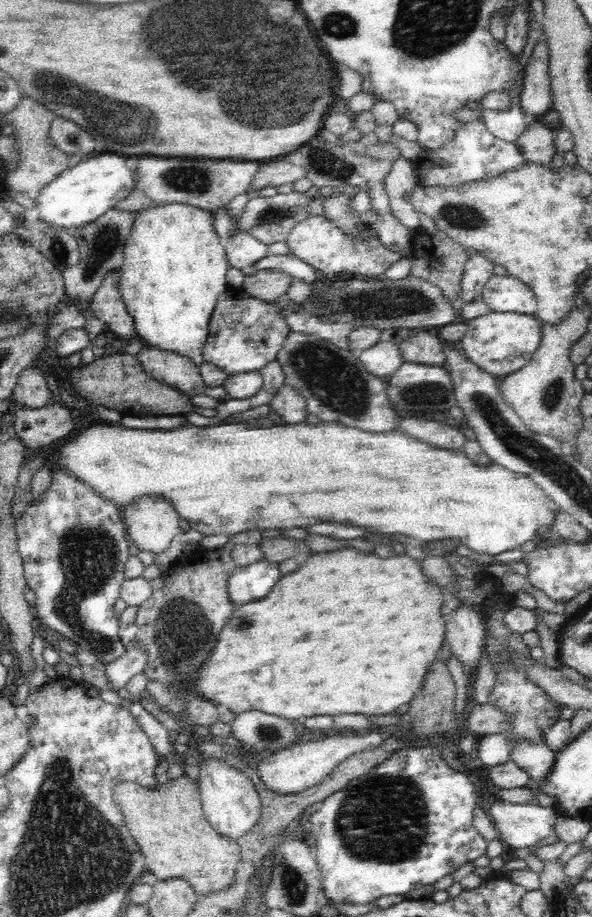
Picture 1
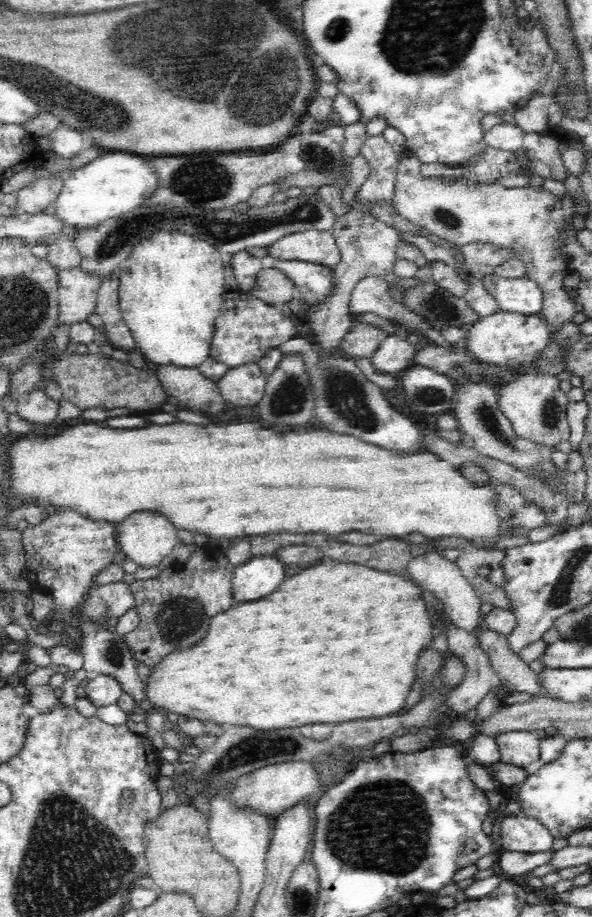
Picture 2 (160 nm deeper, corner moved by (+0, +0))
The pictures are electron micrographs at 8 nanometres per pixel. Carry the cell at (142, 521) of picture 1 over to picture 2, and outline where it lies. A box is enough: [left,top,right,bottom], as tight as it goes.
[117,510,178,568]

